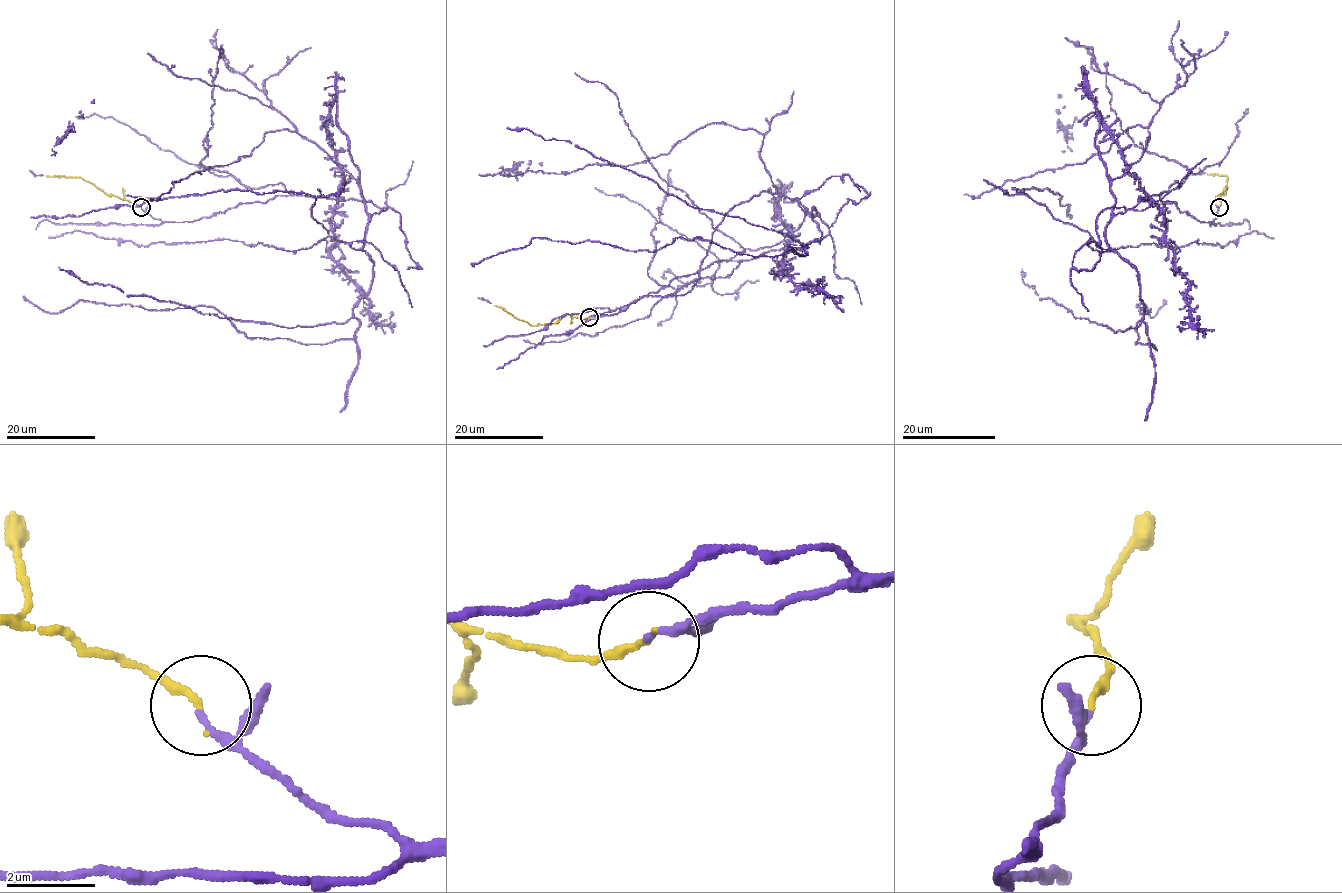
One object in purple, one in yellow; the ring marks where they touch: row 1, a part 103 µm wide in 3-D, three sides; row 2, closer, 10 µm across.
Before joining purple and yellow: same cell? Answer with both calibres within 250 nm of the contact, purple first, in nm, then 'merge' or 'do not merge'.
150/170 nm | merge

